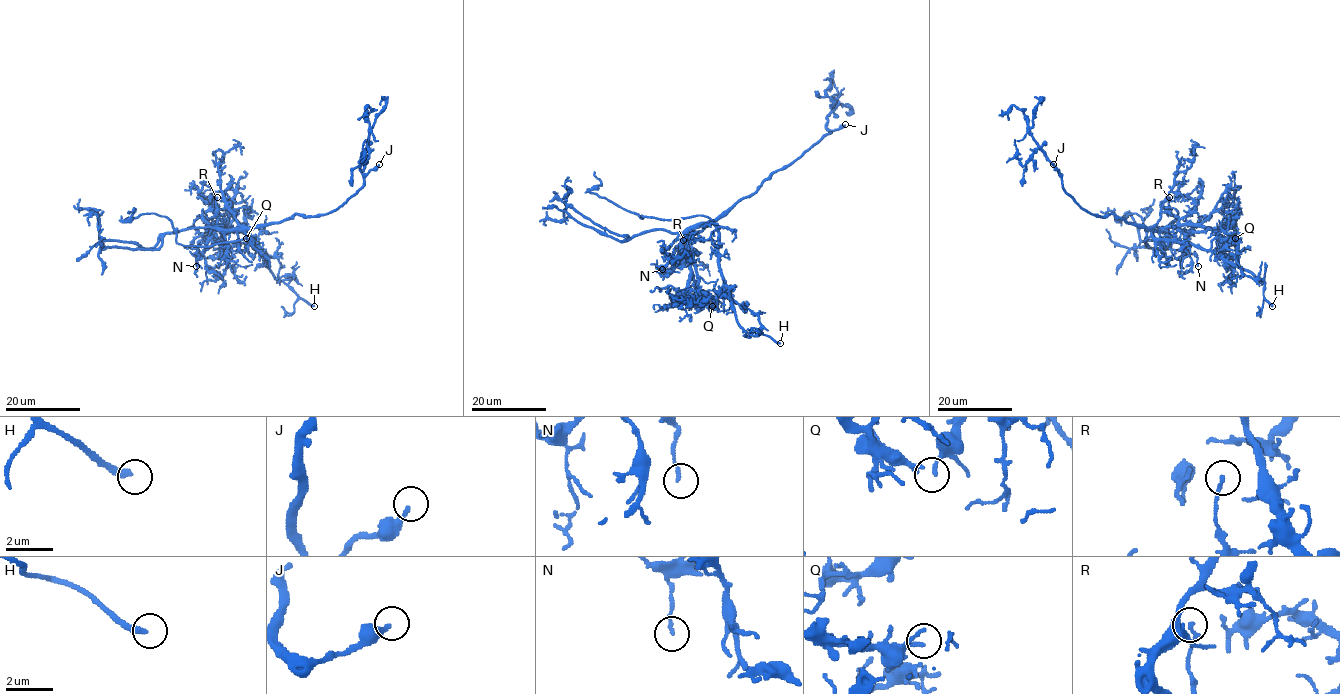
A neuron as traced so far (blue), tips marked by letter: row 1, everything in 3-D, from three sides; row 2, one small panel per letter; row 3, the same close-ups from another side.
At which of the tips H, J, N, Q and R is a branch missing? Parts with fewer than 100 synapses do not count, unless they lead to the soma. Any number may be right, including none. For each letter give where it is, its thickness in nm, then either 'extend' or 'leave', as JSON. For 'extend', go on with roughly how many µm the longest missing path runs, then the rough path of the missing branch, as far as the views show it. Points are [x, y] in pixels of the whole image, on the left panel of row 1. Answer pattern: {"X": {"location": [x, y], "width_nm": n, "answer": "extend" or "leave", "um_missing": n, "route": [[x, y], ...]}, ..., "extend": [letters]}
{"H": {"location": [314, 306], "width_nm": 280, "answer": "extend", "um_missing": 70}, "J": {"location": [379, 164], "width_nm": 180, "answer": "leave"}, "N": {"location": [196, 266], "width_nm": 140, "answer": "leave"}, "Q": {"location": [246, 238], "width_nm": 110, "answer": "leave"}, "R": {"location": [217, 197], "width_nm": 150, "answer": "leave"}, "extend": ["H"]}

